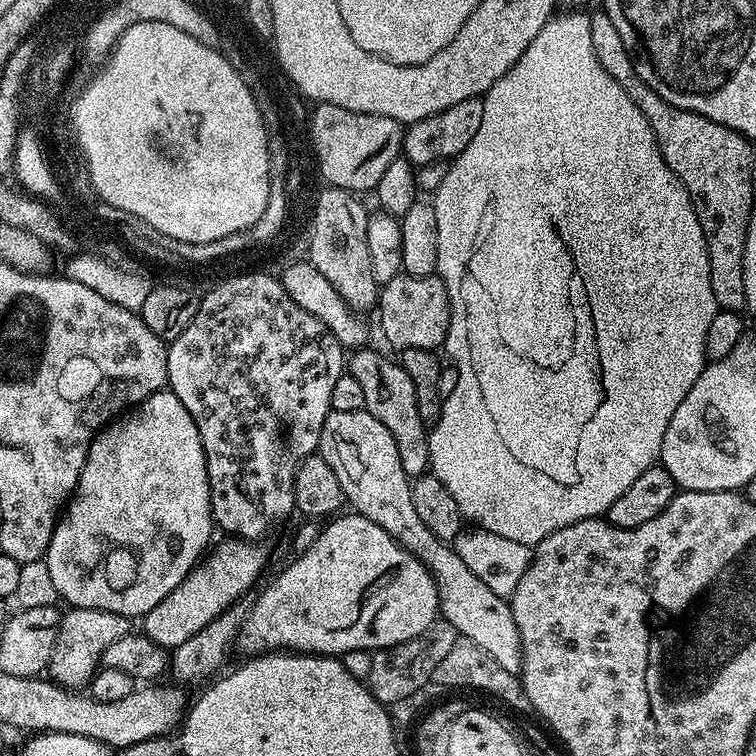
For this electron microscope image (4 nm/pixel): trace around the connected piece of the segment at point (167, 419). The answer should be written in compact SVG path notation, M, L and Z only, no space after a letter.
M171 390L156 392L150 398L143 400L141 404L135 405L127 414L121 415L101 428L92 440L84 459L82 474L76 483L76 491L72 493L60 519L56 521L56 529L50 538L50 546L46 553L48 576L52 579L57 594L65 600L65 605L73 608L106 610L129 618L135 618L135 616L143 618L150 610L154 610L154 606L158 606L158 602L162 602L162 598L166 598L166 594L173 592L188 577L189 572L197 567L198 561L209 547L208 539L211 538L212 532L214 533L214 521L210 506L210 482L206 470L206 454L202 450L202 438L198 434L198 426L194 426L194 418L190 418L190 410L186 410L186 406L178 402L178 398Z

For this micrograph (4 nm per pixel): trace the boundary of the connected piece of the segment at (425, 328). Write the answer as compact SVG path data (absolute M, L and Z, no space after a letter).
M401 274L390 278L378 292L378 313L380 312L380 328L384 336L396 347L427 348L436 350L448 337L450 314L452 307L448 301L448 291L439 275L410 276Z

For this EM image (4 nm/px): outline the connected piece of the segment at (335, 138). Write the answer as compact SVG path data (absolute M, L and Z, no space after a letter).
M317 103L310 112L310 137L314 140L312 150L316 155L316 164L320 167L320 176L325 185L345 188L353 194L371 193L376 187L378 178L401 155L404 147L404 128L394 118L375 116L365 112L351 112L342 106Z

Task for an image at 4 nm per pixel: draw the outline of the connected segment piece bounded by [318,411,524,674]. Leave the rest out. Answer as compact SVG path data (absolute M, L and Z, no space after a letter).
M329 412L322 426L318 455L324 459L326 466L334 470L334 478L338 478L338 486L342 486L344 499L349 505L353 504L355 515L370 518L377 526L382 526L386 534L390 534L403 548L412 552L430 570L440 595L440 616L450 626L454 626L457 637L469 640L478 650L482 650L494 661L499 668L519 673L524 667L522 654L522 638L518 634L518 624L514 622L512 605L505 597L494 594L482 578L470 571L470 566L458 558L455 547L451 543L439 540L426 526L422 526L422 518L414 510L414 498L410 477L402 470L402 458L398 458L398 446L394 446L394 438L378 418L369 412Z

